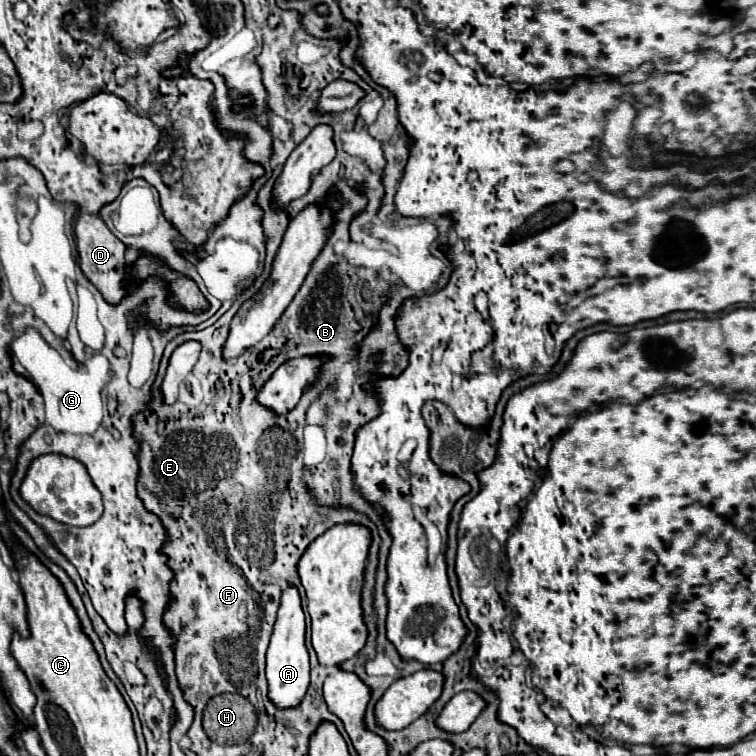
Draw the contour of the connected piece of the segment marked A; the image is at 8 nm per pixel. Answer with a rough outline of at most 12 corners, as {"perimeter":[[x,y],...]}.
{"perimeter":[[296,587],[282,593],[266,653],[268,699],[298,707],[310,685]]}

